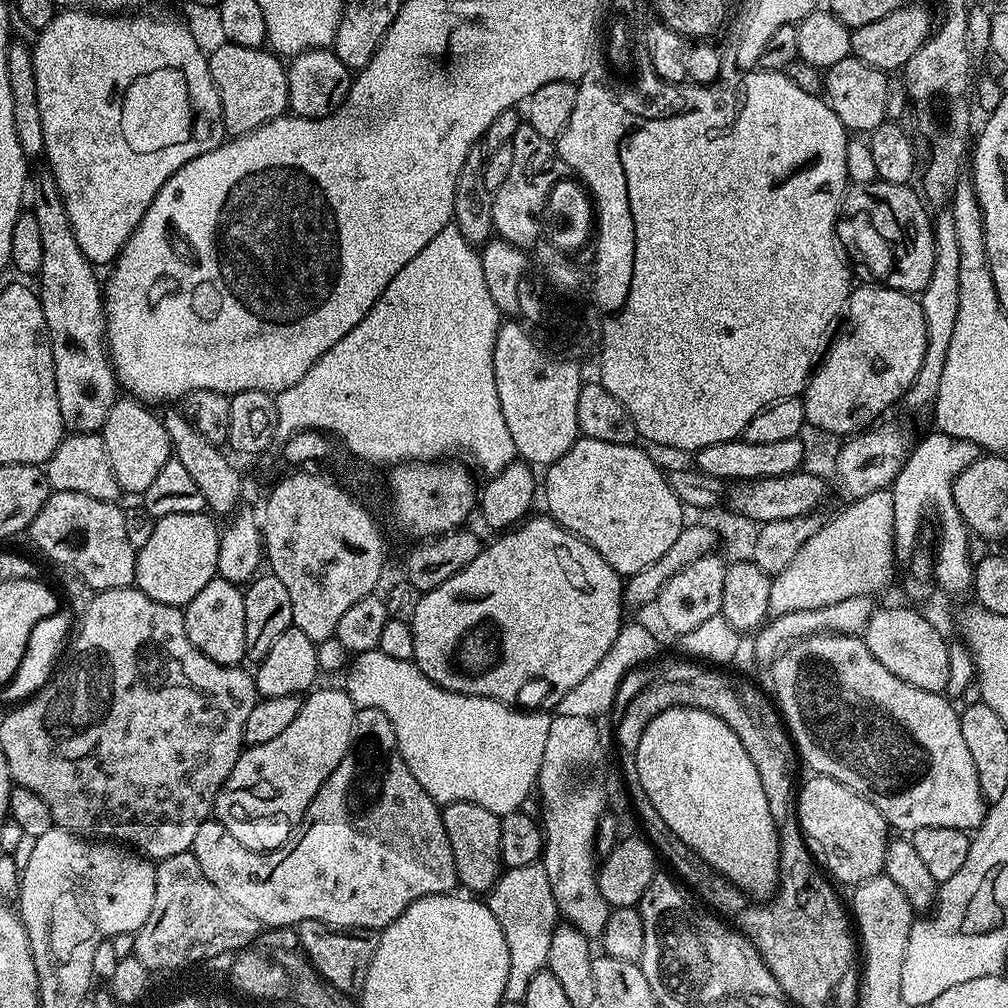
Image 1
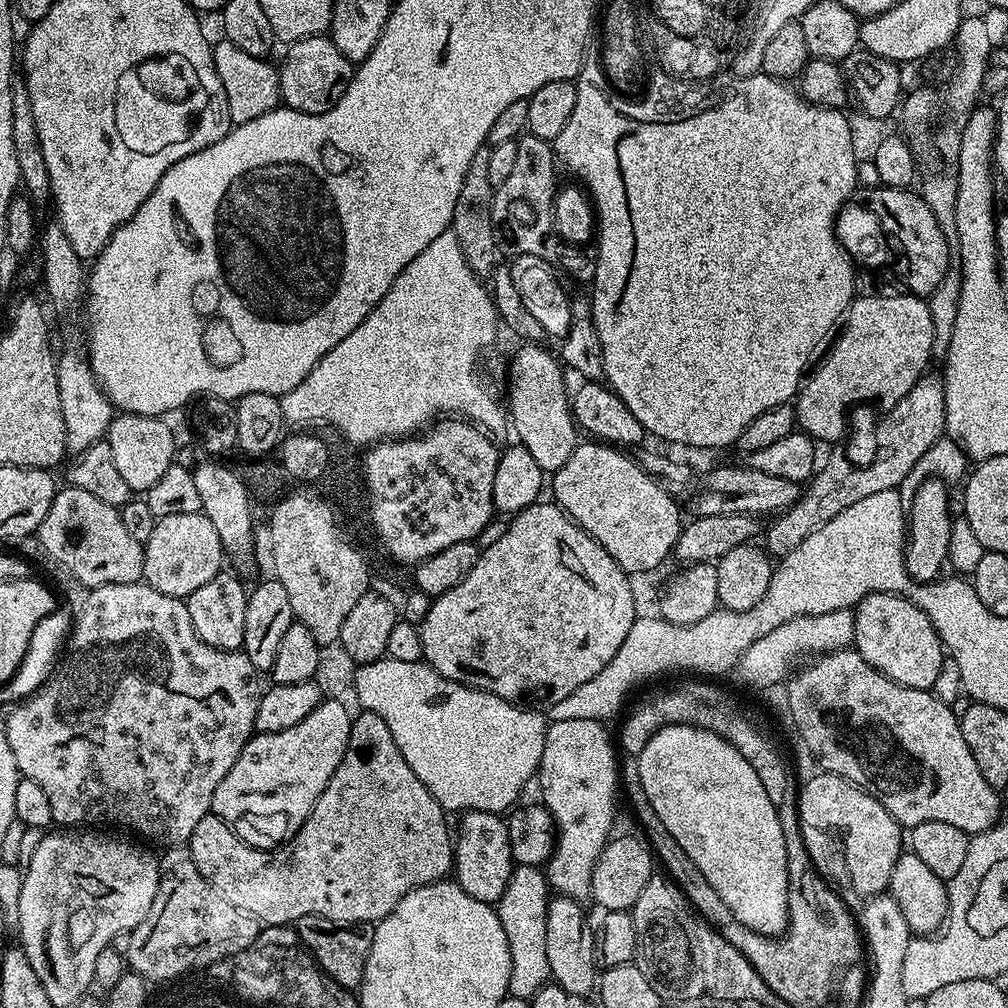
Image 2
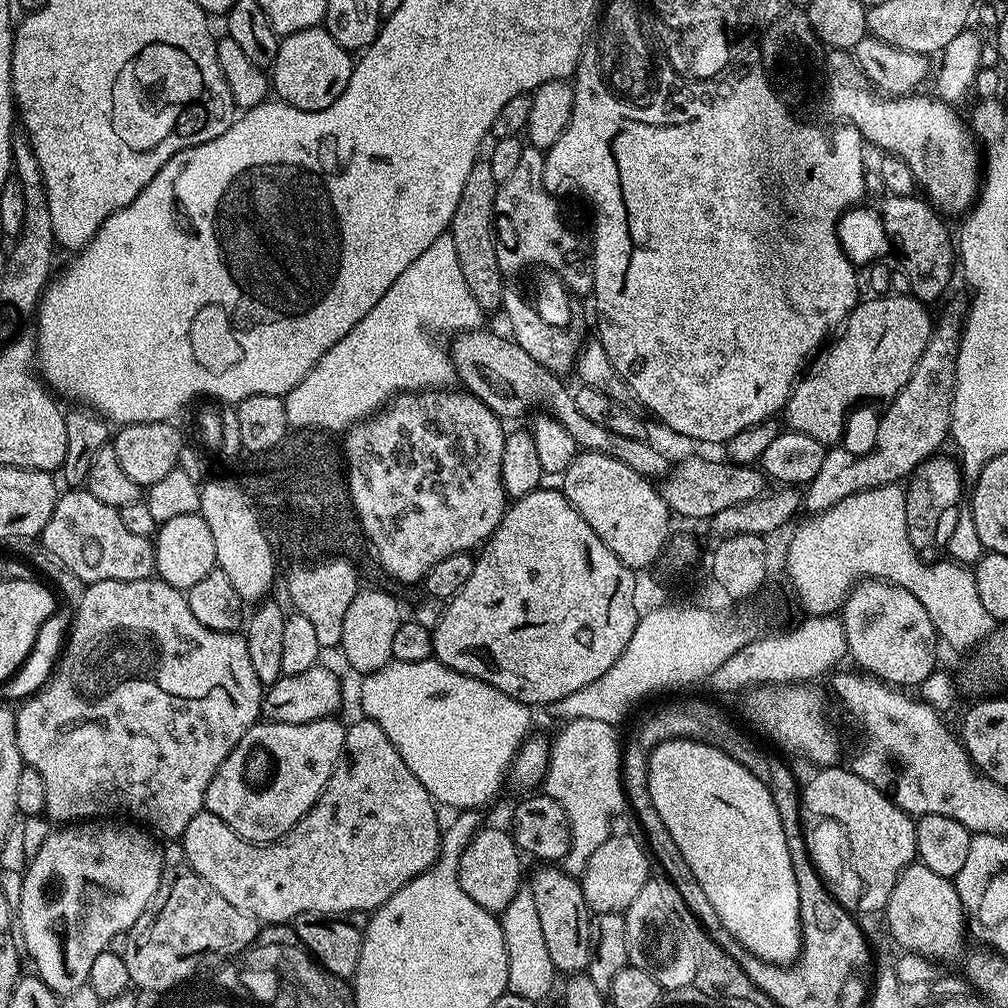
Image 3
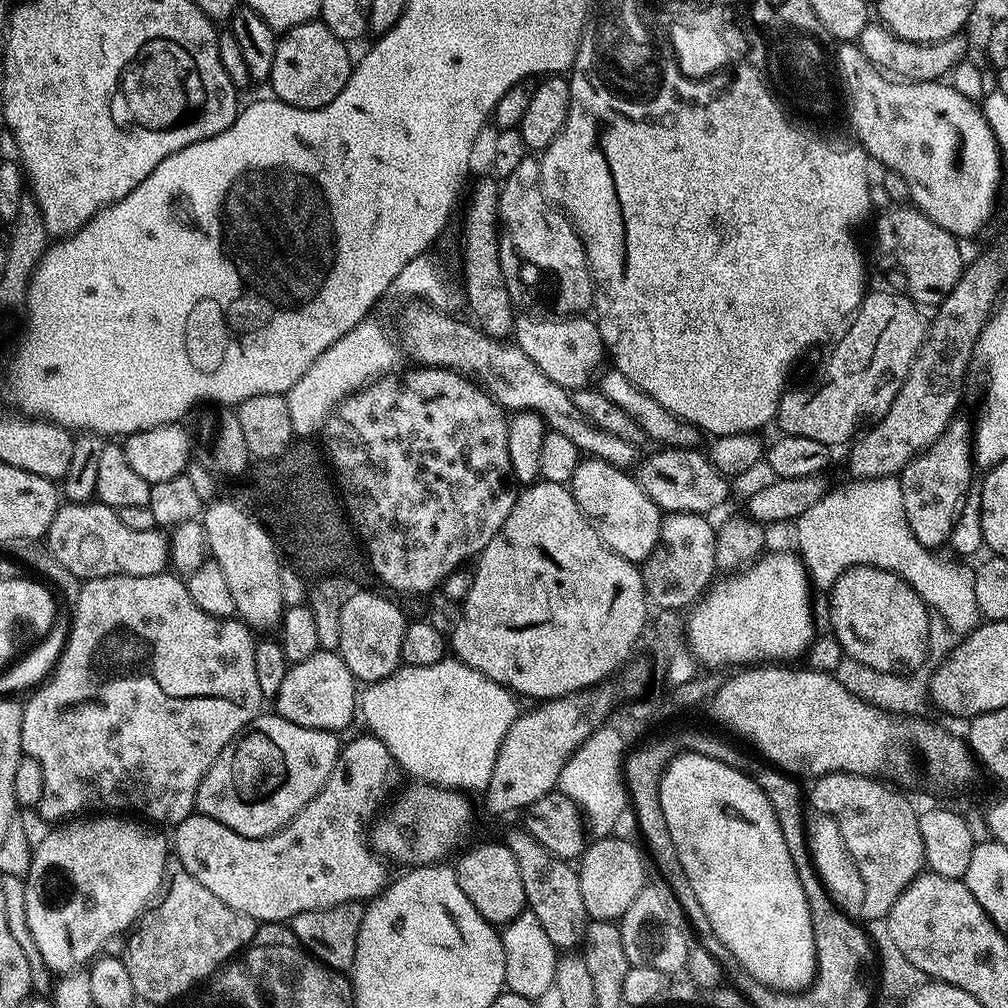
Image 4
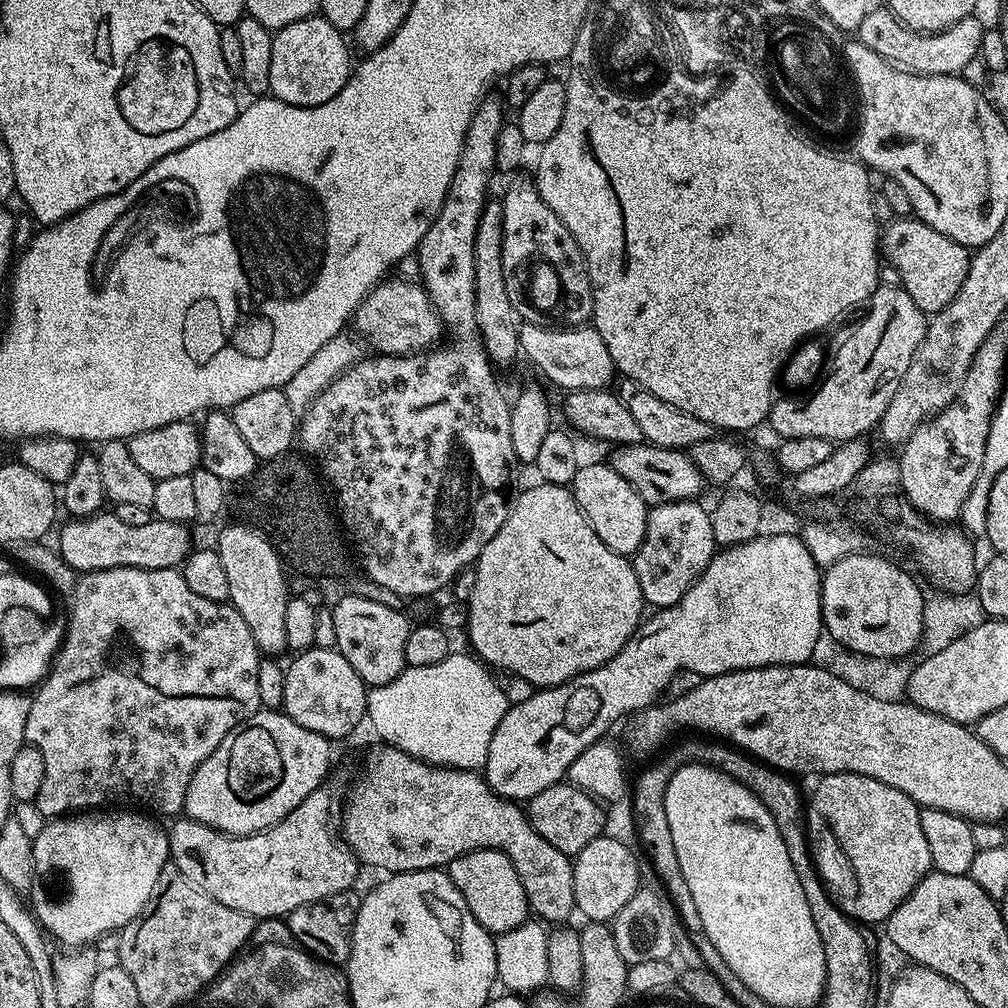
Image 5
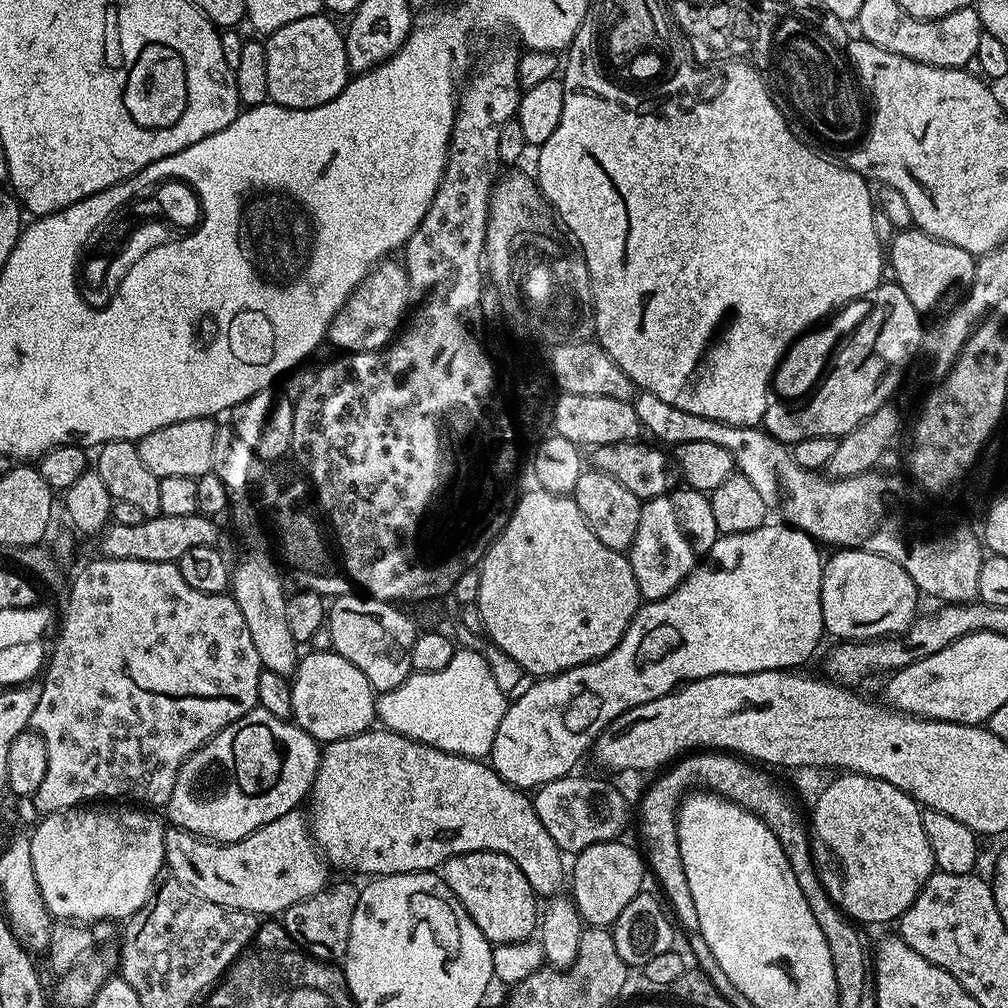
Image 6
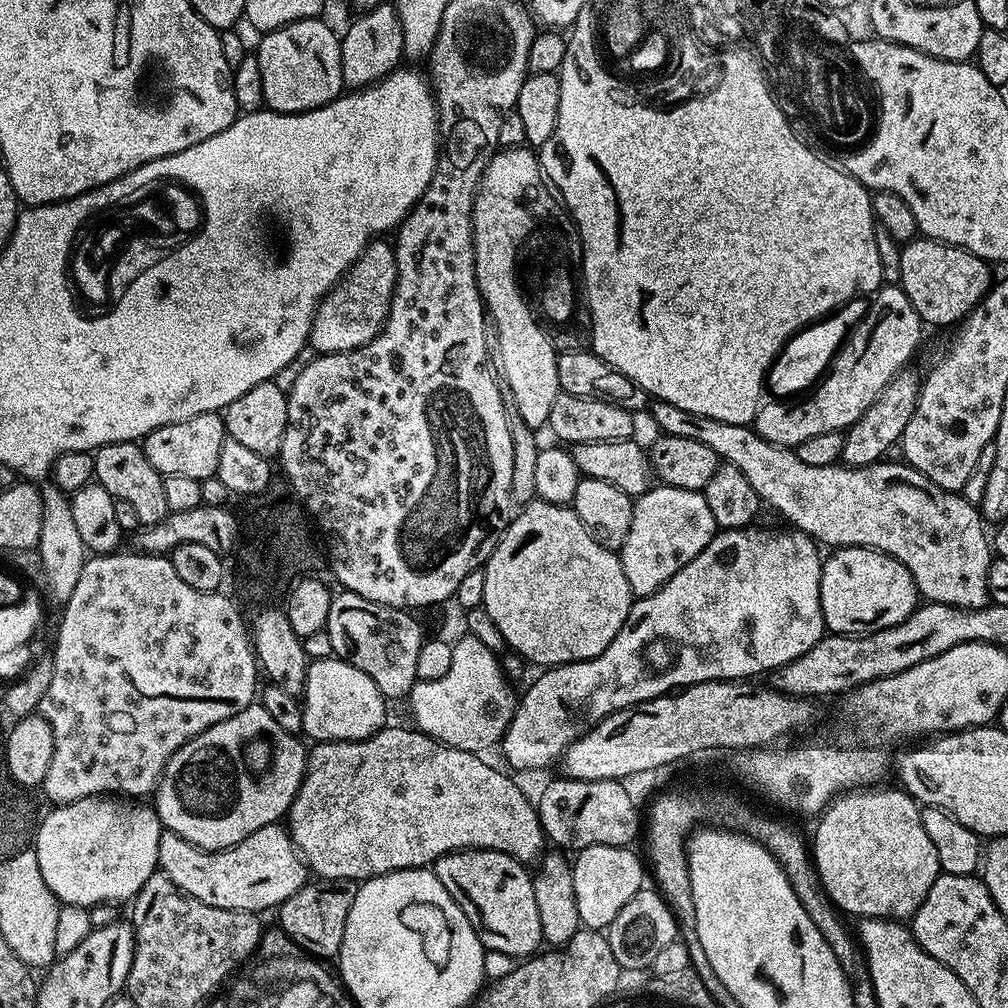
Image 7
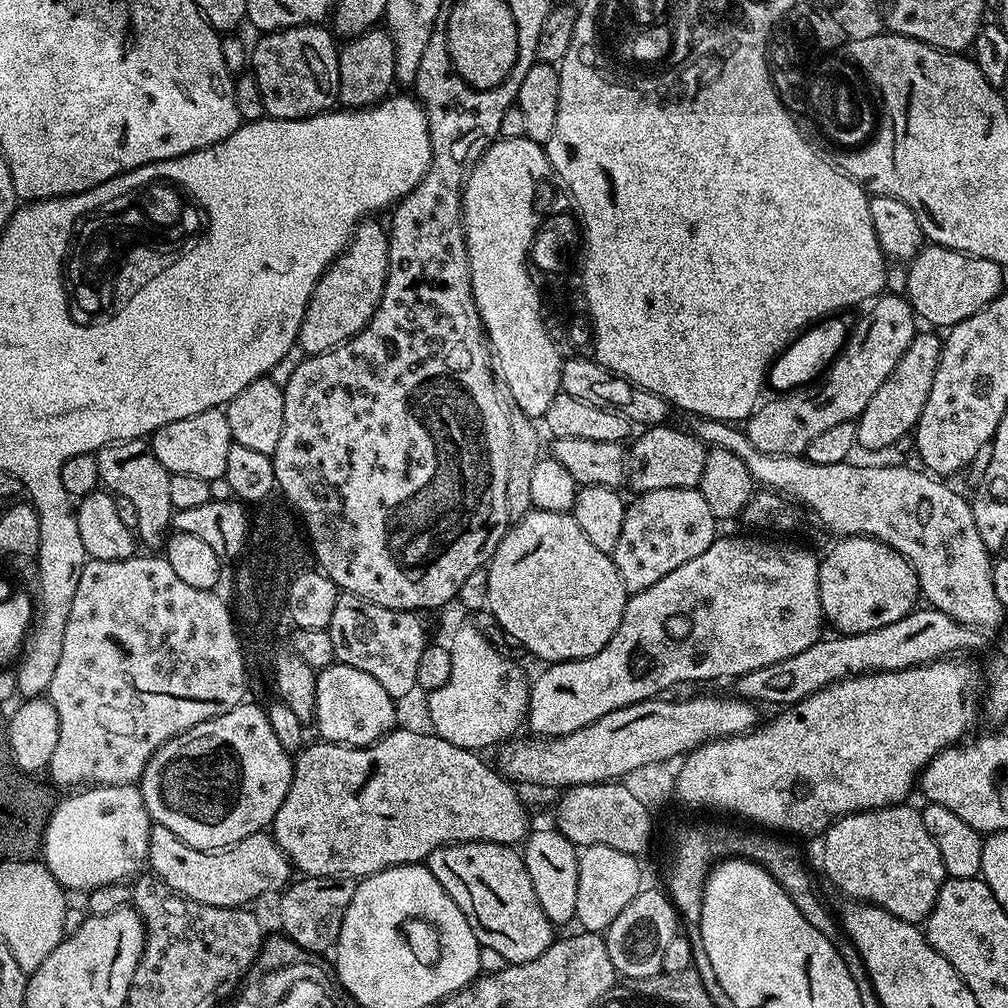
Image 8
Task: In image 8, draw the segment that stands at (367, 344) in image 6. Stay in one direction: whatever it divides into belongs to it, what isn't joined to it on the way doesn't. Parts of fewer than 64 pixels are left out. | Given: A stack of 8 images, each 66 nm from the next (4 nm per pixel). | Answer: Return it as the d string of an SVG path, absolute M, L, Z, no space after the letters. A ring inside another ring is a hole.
M369 218L360 223L344 253L336 257L314 286L298 341L298 346L308 356L328 352L357 336L370 322L382 298L388 273L388 233L383 223L375 224L374 221Z

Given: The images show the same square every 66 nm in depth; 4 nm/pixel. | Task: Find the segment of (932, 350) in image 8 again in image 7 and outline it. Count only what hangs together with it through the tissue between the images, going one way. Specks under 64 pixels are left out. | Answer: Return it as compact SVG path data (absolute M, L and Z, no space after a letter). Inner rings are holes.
M912 370L899 372L893 380L870 402L870 410L858 418L851 428L844 432L844 449L840 460L850 468L864 468L867 464L883 461L891 448L900 443L900 436L906 430L906 422L910 422L910 414L914 414L914 406L918 402L921 377L915 376Z

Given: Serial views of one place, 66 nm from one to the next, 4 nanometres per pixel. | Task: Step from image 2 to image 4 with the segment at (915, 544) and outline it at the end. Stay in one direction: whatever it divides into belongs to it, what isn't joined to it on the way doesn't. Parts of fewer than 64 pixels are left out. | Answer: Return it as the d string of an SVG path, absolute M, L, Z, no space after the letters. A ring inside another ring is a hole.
M949 430L898 473L902 490L902 506L906 510L906 522L924 548L936 550L939 544L947 545L952 538L952 528L965 503L964 495L972 484L974 448L960 432Z

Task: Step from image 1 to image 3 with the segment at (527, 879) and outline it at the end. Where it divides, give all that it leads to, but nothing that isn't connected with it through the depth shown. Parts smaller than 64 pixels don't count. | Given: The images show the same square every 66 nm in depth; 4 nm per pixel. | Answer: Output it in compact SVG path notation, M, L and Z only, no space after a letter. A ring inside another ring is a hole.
M521 890L518 894L514 894L514 902L510 902L510 906L506 906L506 910L499 913L498 919L502 926L502 934L506 938L508 992L518 998L543 1001L543 996L551 994L558 973L554 962L550 962L550 950L546 950L546 938L542 935L542 922L538 919L538 905L534 902L534 894L530 890Z

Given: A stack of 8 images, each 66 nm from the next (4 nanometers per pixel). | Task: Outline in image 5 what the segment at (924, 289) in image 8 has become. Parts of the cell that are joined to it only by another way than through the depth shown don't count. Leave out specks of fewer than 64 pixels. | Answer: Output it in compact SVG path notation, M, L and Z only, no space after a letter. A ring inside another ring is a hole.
M901 216L883 225L882 256L898 270L899 287L904 288L910 298L914 298L914 306L931 314L942 310L942 306L946 306L946 302L950 302L950 298L962 290L970 252L958 242L946 238L946 234L938 234L934 226L926 226L926 222L912 216Z

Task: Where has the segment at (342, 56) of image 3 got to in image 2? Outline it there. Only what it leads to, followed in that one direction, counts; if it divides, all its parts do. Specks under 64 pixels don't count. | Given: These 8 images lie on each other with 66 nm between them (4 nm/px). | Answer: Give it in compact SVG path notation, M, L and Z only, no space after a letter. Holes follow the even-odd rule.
M327 36L302 38L287 49L284 61L279 61L280 98L287 107L306 114L322 114L330 110L342 98L346 86L350 86L354 71L353 61L345 58Z

